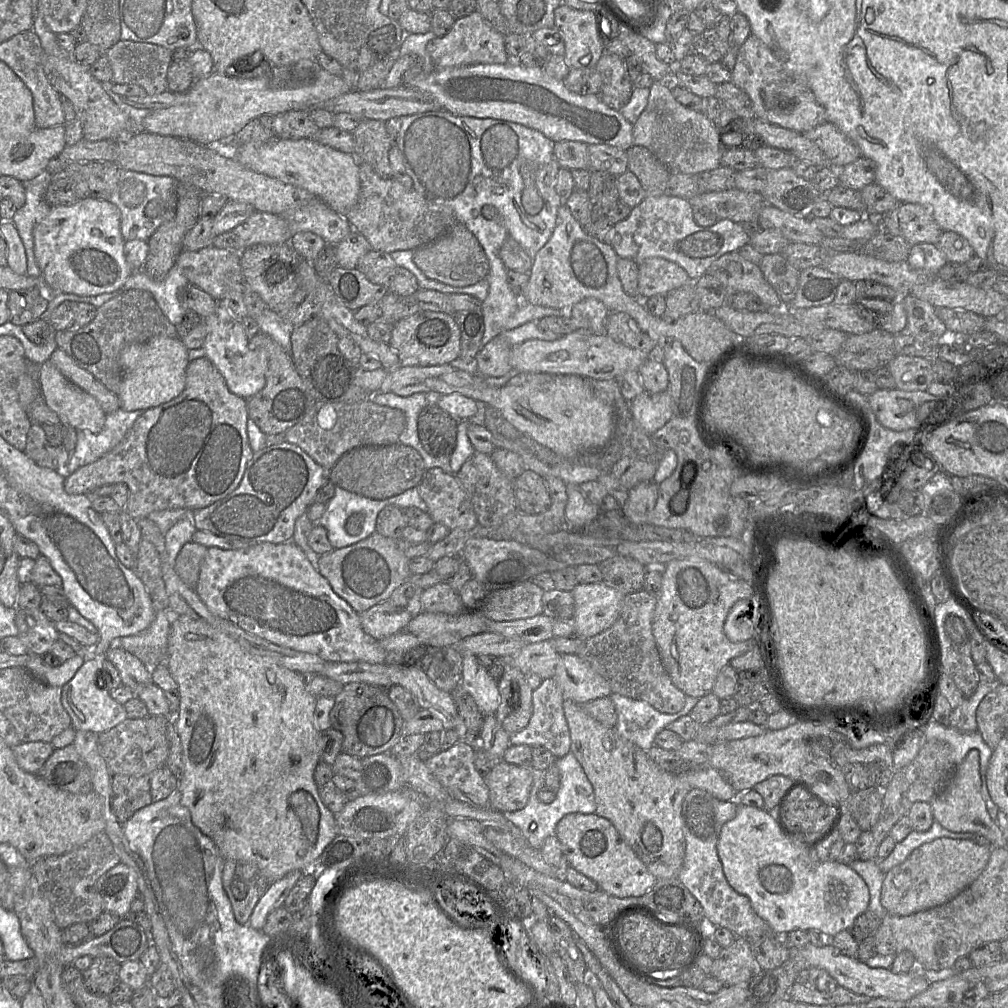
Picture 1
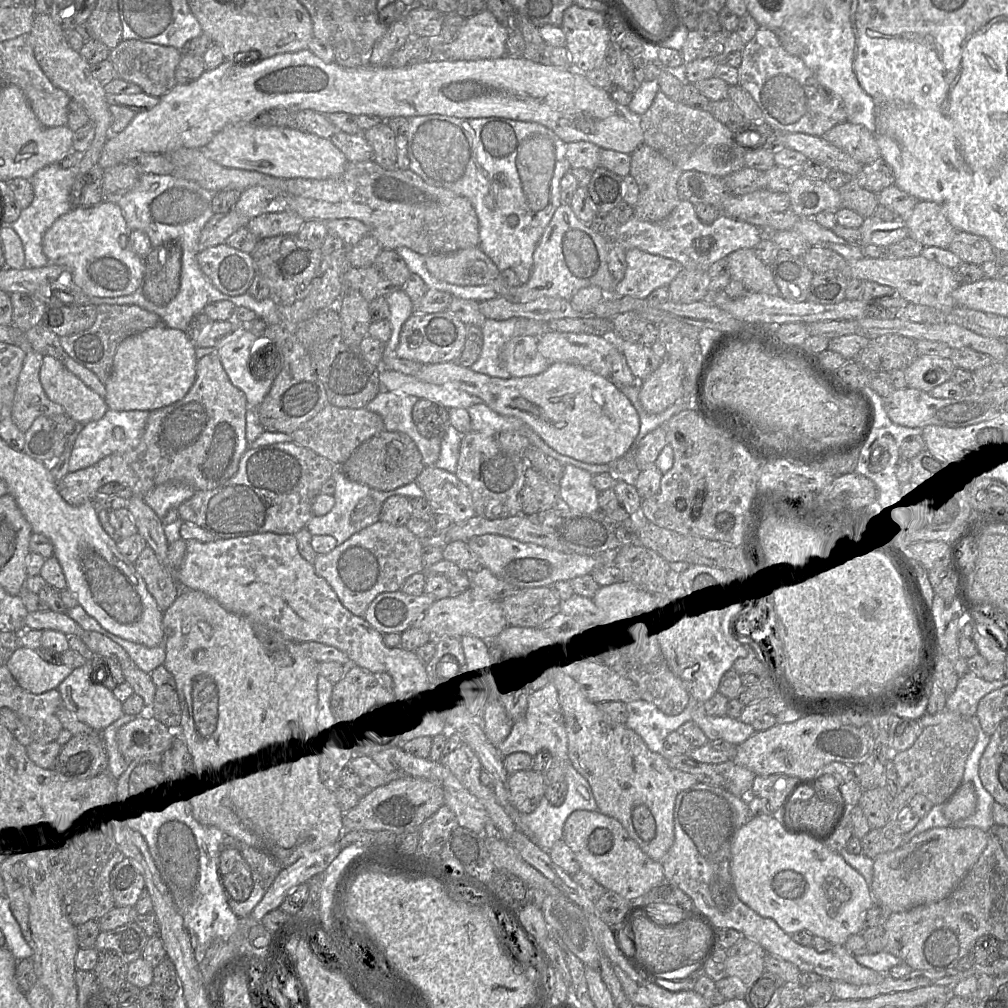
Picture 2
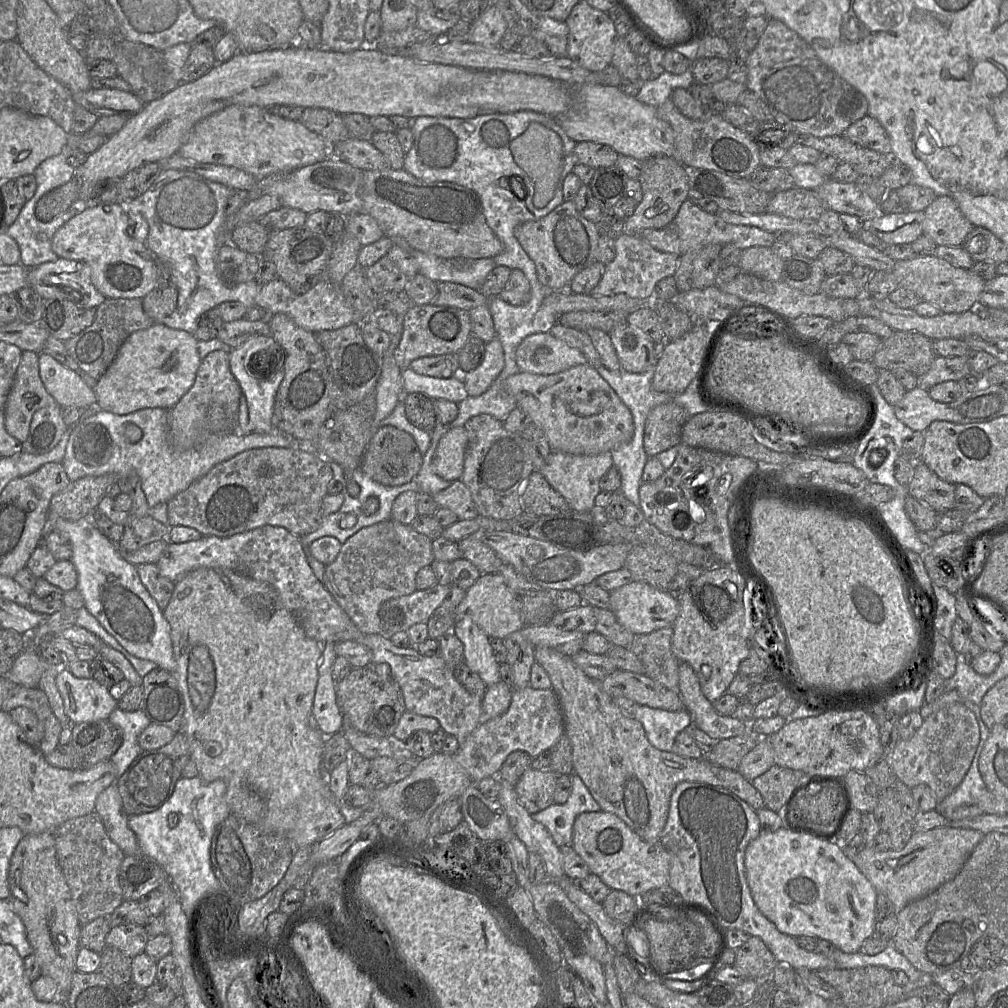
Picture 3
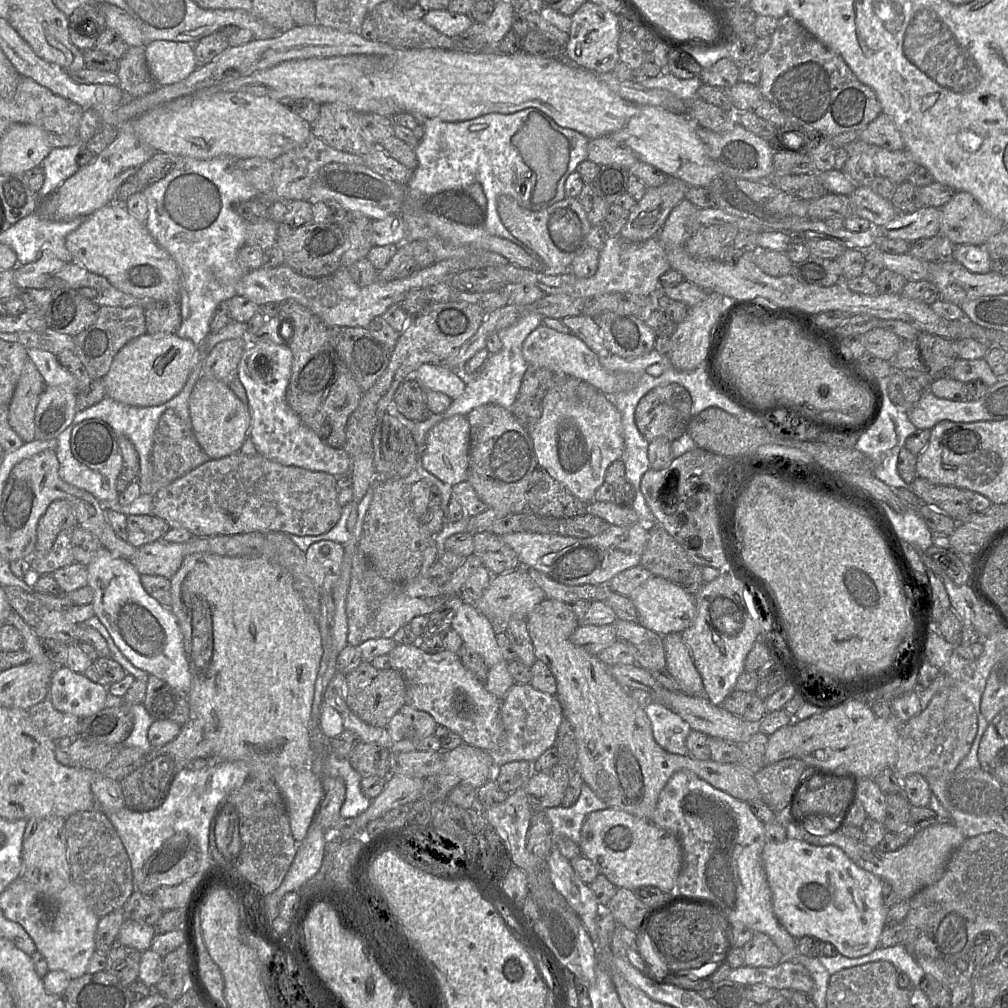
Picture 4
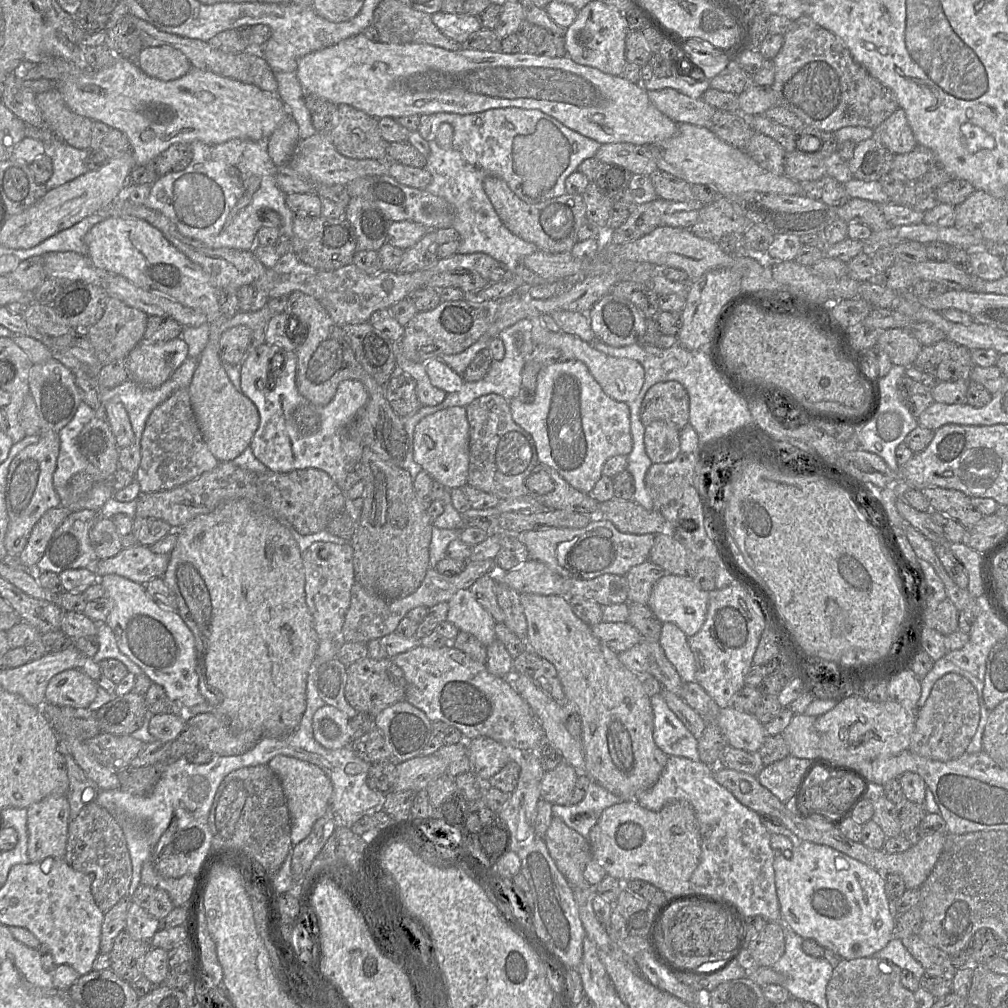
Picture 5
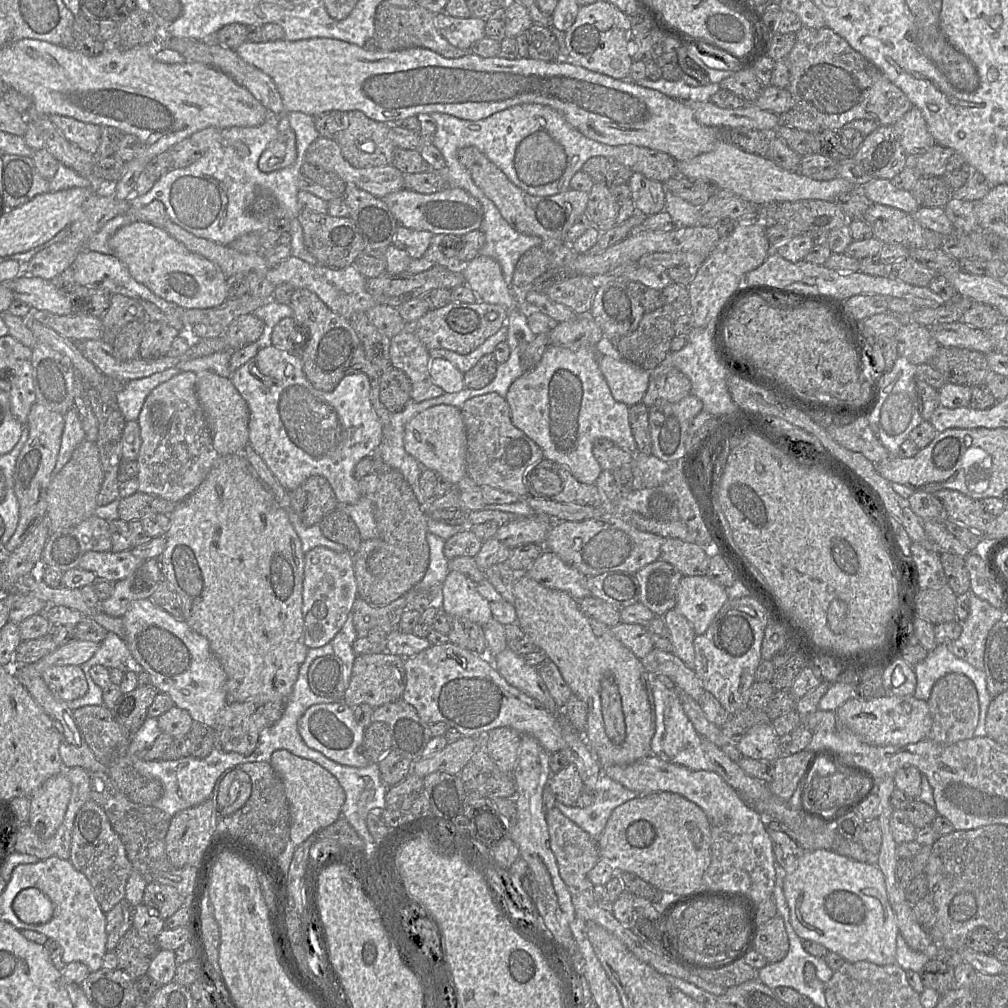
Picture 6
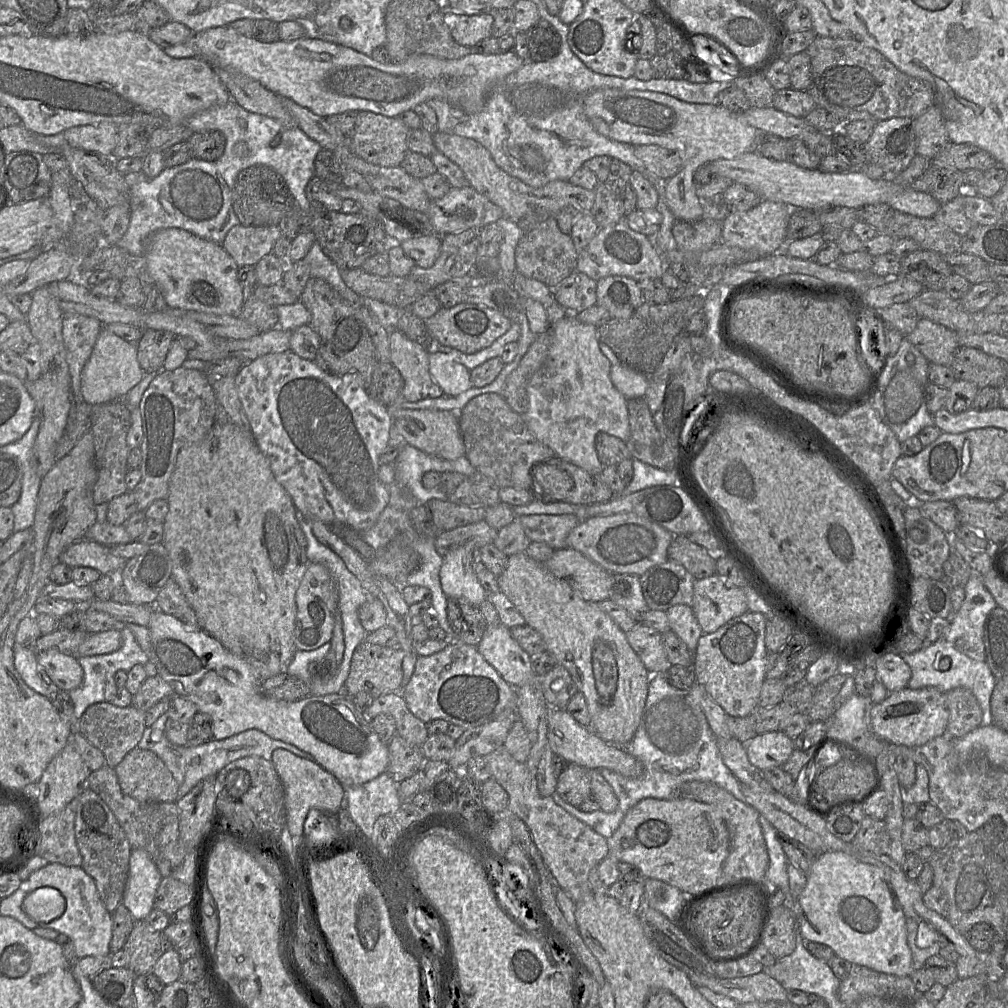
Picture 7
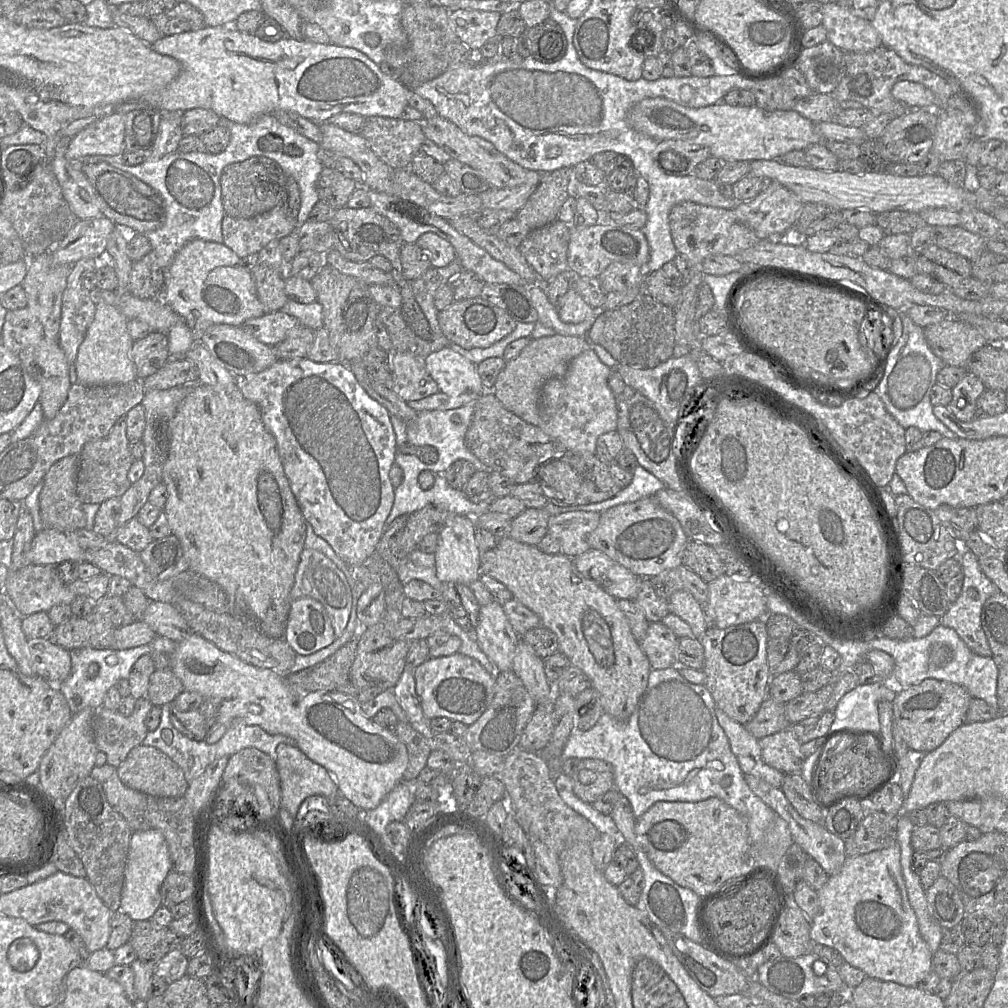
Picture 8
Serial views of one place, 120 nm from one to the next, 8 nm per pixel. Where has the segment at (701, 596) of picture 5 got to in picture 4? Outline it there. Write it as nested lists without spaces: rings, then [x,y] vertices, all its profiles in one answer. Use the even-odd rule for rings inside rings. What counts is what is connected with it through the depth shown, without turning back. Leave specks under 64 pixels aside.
[[[652,576],[646,580],[628,597],[637,610],[638,623],[661,636],[681,633],[692,624],[696,615],[694,595],[686,592],[680,584],[659,576]]]

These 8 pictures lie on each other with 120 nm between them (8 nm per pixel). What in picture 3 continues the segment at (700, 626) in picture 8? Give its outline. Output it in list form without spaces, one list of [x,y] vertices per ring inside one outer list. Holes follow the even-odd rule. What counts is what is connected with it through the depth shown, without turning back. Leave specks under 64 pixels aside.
[[[686,662],[679,664],[679,694],[692,718],[693,726],[711,738],[721,740],[750,732],[749,723],[732,716],[723,716],[714,709],[701,691],[696,673]]]

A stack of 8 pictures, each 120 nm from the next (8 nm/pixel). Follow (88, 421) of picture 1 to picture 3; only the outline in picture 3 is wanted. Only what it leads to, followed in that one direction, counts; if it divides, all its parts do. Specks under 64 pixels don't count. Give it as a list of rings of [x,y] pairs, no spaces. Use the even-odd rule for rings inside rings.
[[[39,353],[39,374],[47,392],[55,399],[60,407],[96,408],[94,389],[86,384],[79,373],[63,366],[52,356]]]

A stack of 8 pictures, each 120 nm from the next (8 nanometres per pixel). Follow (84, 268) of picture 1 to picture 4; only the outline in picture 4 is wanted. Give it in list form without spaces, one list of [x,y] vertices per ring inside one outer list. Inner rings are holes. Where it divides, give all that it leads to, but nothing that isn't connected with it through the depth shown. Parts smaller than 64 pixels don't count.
[[[109,203],[87,216],[87,219],[71,231],[65,239],[65,246],[73,261],[89,271],[105,277],[118,290],[144,301],[180,301],[180,271],[171,255],[149,234],[145,224],[132,216],[124,203]]]

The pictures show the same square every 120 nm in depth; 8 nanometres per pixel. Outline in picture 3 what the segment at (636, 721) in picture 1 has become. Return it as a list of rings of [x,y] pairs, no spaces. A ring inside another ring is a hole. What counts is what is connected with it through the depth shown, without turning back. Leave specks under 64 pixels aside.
[[[639,705],[634,718],[642,724],[649,742],[666,752],[672,752],[676,736],[693,725],[686,709],[671,712]]]

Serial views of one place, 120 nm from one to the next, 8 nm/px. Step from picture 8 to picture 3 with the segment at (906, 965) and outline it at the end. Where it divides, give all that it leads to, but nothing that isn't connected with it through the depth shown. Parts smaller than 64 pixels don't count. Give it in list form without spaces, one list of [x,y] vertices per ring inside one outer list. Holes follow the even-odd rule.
[[[785,826],[773,832],[761,830],[758,837],[748,844],[745,850],[744,864],[746,879],[756,906],[766,918],[775,924],[780,932],[792,937],[808,935],[815,936],[818,939],[825,939],[830,941],[844,953],[859,952],[863,941],[873,935],[875,923],[877,921],[875,907],[878,893],[857,866],[844,854],[843,846],[838,841],[826,841],[808,834],[796,833],[787,829]]]

